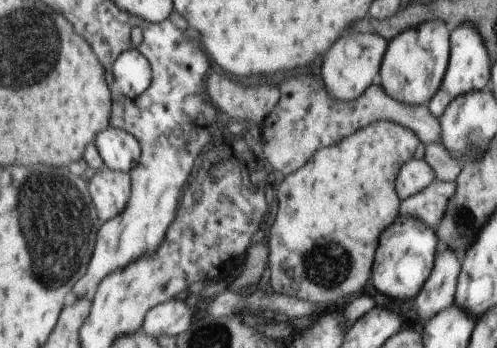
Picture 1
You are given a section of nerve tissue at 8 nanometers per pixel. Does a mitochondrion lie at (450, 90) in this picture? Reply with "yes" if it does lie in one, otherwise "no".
no

